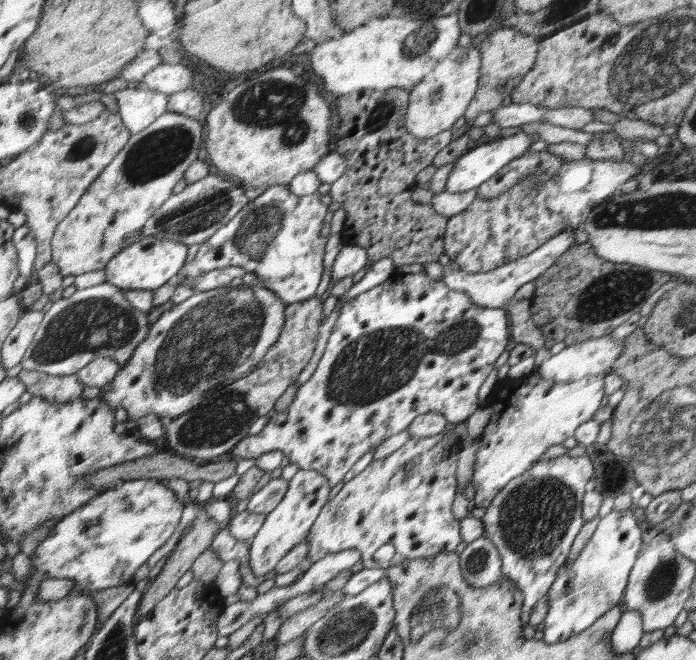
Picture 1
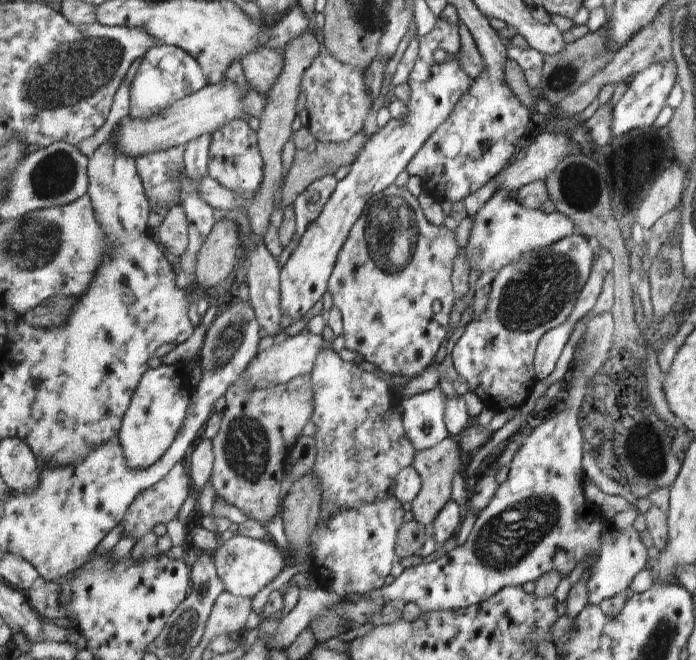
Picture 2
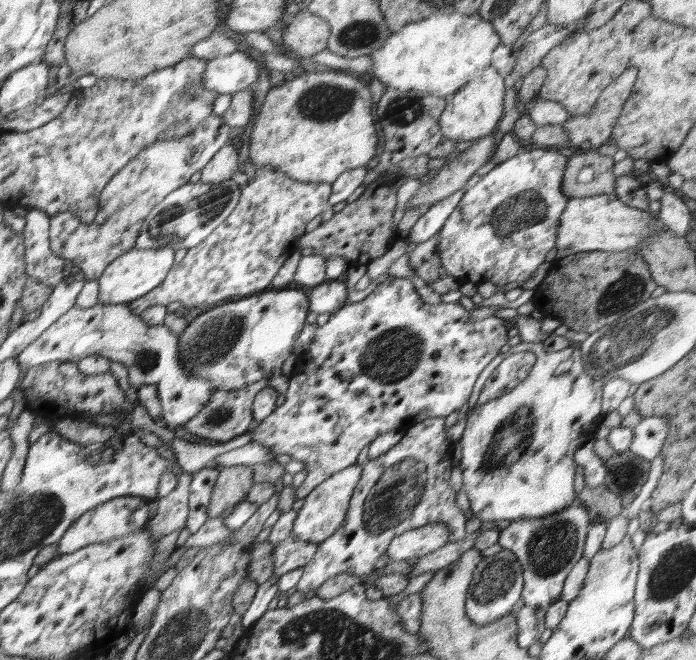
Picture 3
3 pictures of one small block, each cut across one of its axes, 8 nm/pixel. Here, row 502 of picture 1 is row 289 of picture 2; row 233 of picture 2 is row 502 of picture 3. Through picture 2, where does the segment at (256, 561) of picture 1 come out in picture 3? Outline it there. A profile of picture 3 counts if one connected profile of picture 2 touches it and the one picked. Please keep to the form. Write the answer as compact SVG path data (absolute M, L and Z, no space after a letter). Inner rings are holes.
M356 463L356 465L348 466L347 469L336 473L324 481L322 485L311 490L307 498L304 498L304 502L296 514L296 520L294 520L290 534L297 539L316 544L331 537L343 525L350 498L354 494L354 488L356 488L360 476L362 476L362 465Z

